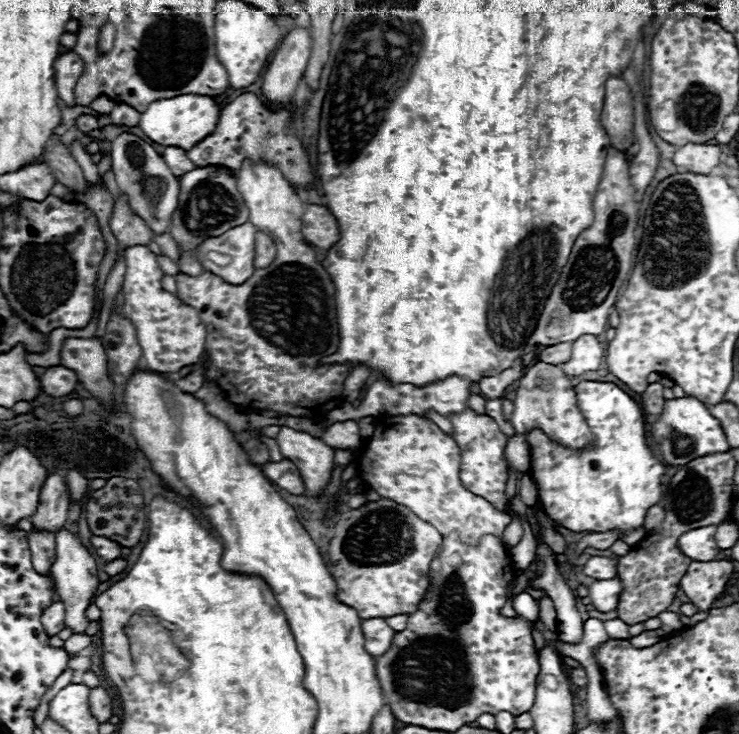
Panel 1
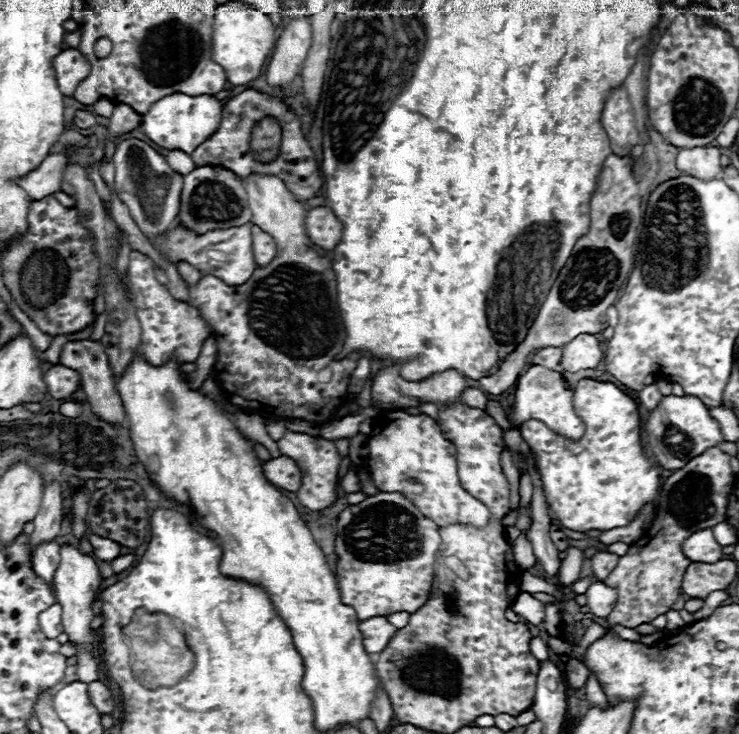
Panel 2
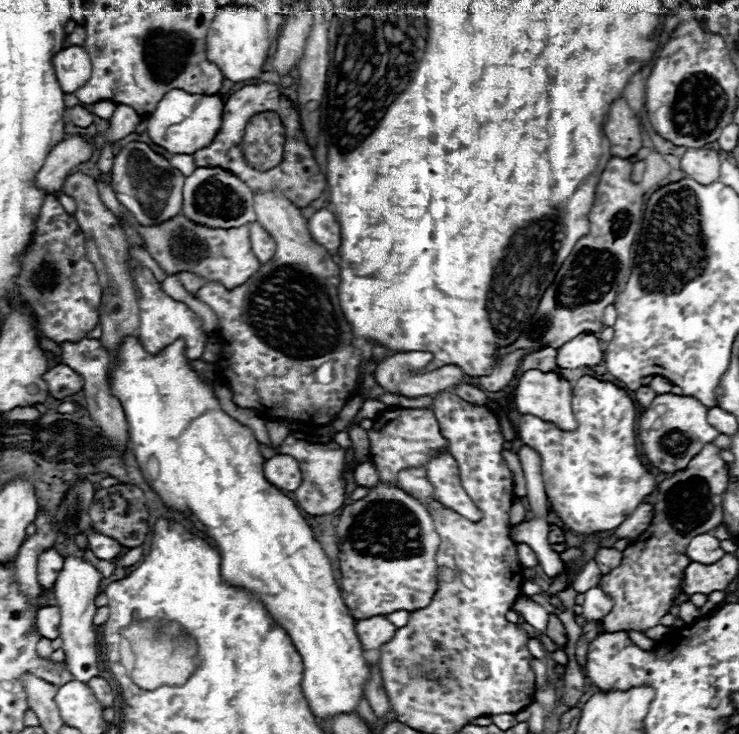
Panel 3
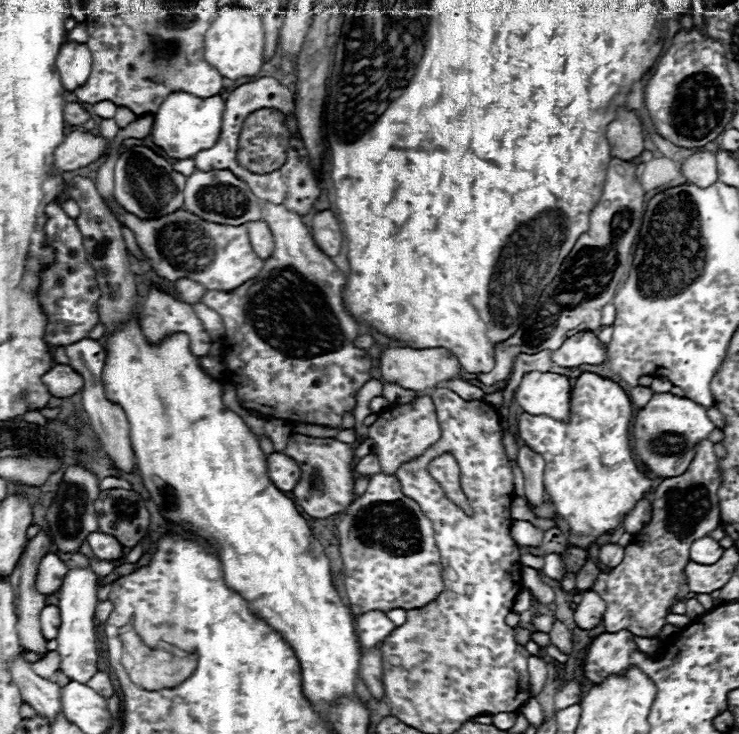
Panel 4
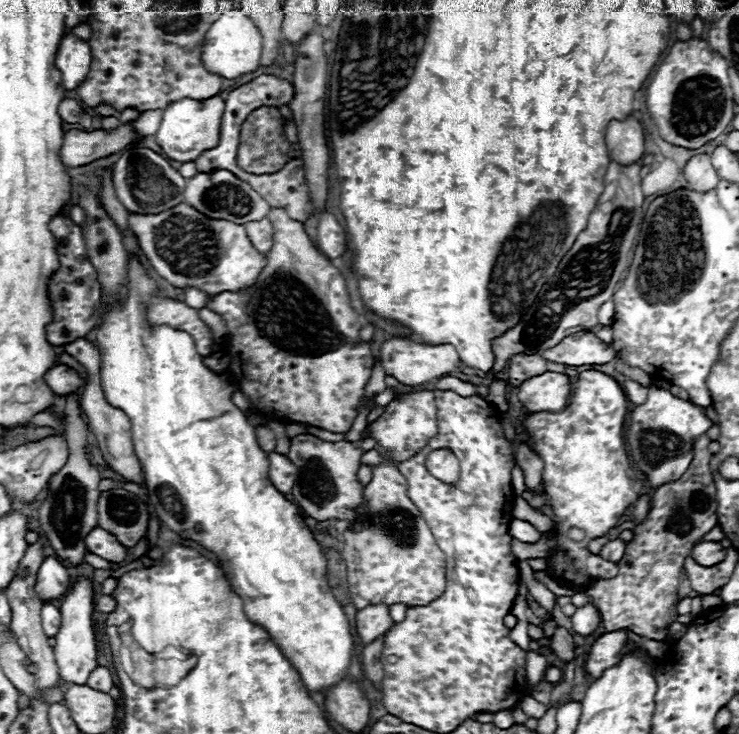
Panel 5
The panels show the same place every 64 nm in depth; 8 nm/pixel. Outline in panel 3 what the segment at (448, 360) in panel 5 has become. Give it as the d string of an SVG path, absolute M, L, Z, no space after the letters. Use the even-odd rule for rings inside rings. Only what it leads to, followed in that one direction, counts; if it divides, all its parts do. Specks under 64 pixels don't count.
M402 352L402 354L394 354L394 356L386 358L382 364L378 364L378 368L374 372L376 384L386 394L400 394L400 396L406 396L406 398L434 396L434 394L452 390L452 388L456 388L456 386L462 384L464 372L458 366L452 366L452 364L442 366L442 368L436 368L432 372L424 372L424 374L410 374L410 370L418 370L418 368L426 366L430 360L432 360L432 354L430 352Z

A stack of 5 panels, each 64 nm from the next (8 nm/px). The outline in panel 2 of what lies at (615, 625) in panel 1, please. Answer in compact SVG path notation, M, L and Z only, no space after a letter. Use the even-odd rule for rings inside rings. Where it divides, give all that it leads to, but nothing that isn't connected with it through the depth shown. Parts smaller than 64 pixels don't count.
M612 626L612 628L608 628L608 632L618 634L620 638L630 640L630 642L638 642L638 638L640 638L640 634L634 628L626 628L626 626Z

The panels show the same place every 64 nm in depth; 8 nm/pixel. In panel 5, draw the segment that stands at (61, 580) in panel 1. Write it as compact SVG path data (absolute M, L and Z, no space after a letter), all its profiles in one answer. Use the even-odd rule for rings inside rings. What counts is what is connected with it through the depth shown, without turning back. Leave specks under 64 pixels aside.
M78 576L78 580L72 584L72 588L62 596L60 604L62 614L62 626L56 636L54 656L58 664L60 676L70 684L86 684L88 676L94 672L98 650L96 650L96 634L94 634L94 590L92 582L86 576Z

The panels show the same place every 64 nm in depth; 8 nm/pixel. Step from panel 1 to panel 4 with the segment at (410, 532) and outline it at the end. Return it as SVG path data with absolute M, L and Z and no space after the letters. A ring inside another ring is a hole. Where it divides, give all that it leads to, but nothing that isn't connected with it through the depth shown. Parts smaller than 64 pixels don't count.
M386 474L372 476L366 494L356 498L342 514L342 520L338 522L338 538L340 538L340 556L344 564L346 596L350 606L354 606L350 608L354 616L362 616L372 610L388 612L394 608L404 610L422 608L442 592L442 564L432 522L424 516L418 502L404 496L396 476Z

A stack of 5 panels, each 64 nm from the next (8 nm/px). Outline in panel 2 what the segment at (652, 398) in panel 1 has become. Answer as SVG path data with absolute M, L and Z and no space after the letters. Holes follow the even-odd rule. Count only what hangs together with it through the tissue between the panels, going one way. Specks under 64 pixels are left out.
M650 384L650 386L646 386L644 390L638 392L638 402L640 402L642 408L646 408L648 412L652 412L652 410L660 404L660 400L662 400L662 394L660 394L660 390L658 390L656 384Z

